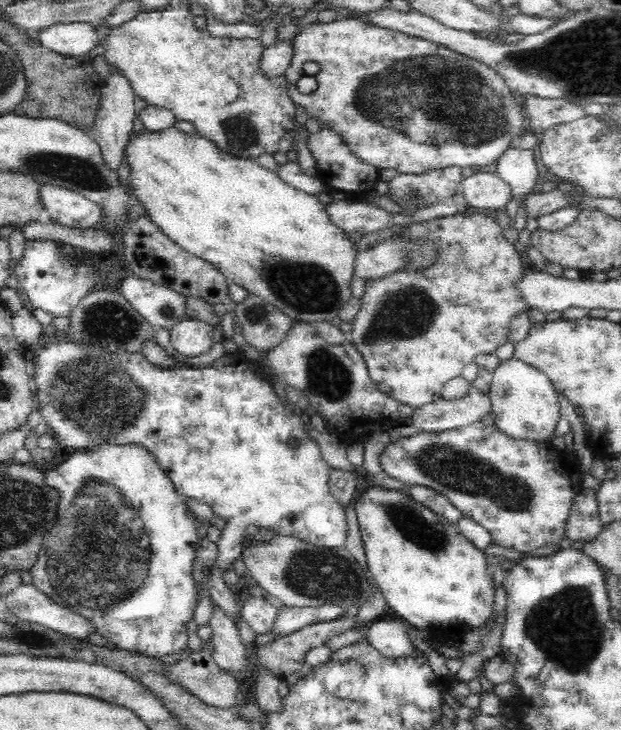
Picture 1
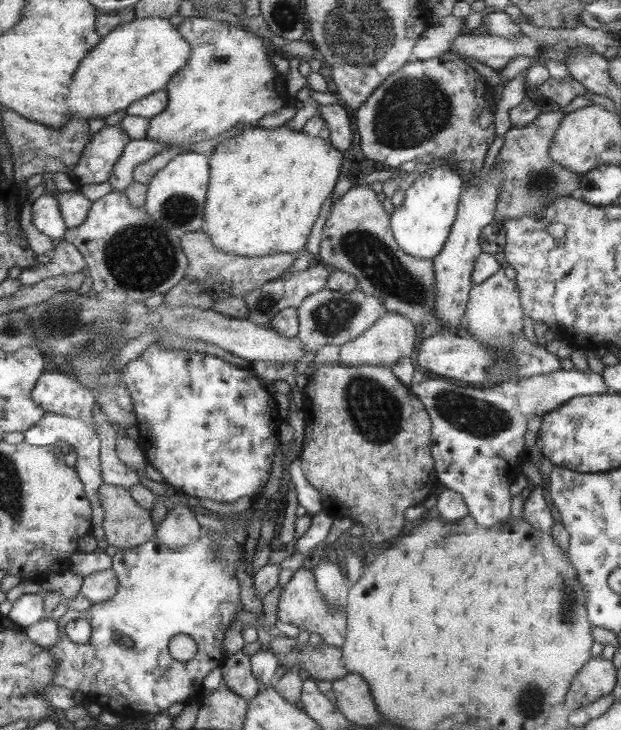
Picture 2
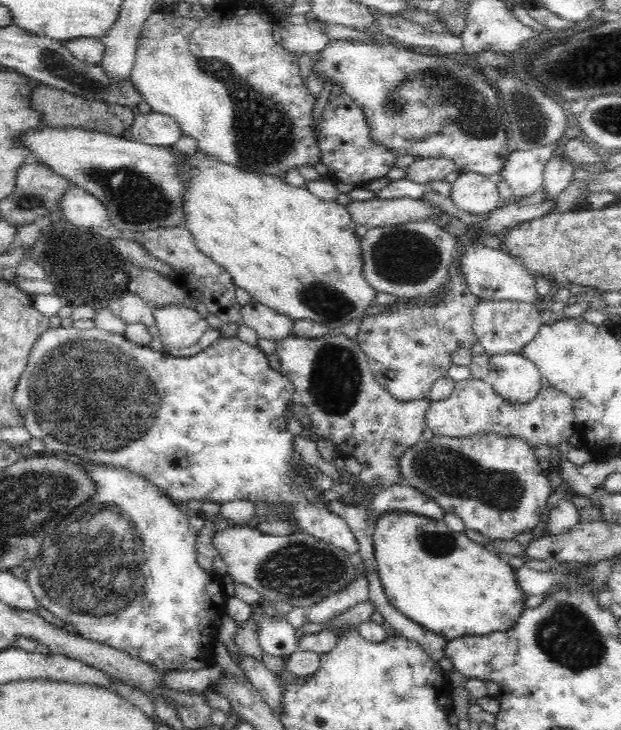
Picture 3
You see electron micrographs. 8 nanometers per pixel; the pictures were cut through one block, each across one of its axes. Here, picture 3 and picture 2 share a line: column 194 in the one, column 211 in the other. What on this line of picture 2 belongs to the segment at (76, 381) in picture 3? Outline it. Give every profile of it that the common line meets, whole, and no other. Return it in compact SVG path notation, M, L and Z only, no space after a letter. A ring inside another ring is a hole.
M153 344L125 366L123 378L137 414L139 444L151 462L151 470L161 472L163 480L183 496L211 498L225 504L235 504L247 496L259 498L273 472L273 456L281 444L279 426L283 418L275 396L253 370L237 368L211 354L183 348L169 350Z

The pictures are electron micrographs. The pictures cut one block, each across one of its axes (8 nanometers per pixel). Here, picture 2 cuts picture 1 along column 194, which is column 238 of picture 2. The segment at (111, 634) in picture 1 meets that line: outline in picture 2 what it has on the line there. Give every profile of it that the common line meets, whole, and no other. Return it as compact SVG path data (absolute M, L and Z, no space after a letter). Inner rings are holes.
M245 516L239 518L221 518L227 528L227 538L203 530L203 536L197 544L189 544L183 550L171 550L157 538L129 550L119 550L115 556L113 572L117 574L121 588L115 596L115 600L97 604L89 612L69 610L59 620L59 634L61 642L53 648L47 648L57 658L57 674L55 674L55 686L71 688L73 692L83 692L83 696L89 700L89 704L97 704L105 708L107 712L143 712L143 714L163 714L173 704L189 704L193 700L199 700L203 692L205 678L219 666L225 664L227 656L223 652L223 640L225 632L235 624L235 612L243 608L241 604L241 588L239 580L235 578L237 564L243 558L243 546L245 546L245 528L249 520ZM75 620L87 620L93 628L93 636L87 644L73 644L67 640L67 626ZM115 634L127 636L133 646L125 648L117 644ZM173 636L191 636L199 644L199 652L193 660L181 662L173 658L171 654L171 640Z

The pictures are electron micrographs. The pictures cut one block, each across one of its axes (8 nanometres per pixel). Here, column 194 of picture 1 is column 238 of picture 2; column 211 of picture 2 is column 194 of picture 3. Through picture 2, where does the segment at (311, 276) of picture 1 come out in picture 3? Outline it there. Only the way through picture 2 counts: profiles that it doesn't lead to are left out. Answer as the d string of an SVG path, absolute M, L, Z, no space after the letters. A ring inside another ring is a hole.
M200 152L192 158L194 180L188 188L188 228L196 238L200 252L216 260L234 280L238 288L250 292L254 302L260 302L284 316L298 320L314 320L332 330L342 332L344 324L364 318L366 308L374 304L376 288L364 278L362 240L352 220L352 210L338 202L324 202L306 188L294 188L286 180L244 174L238 168L220 164Z

